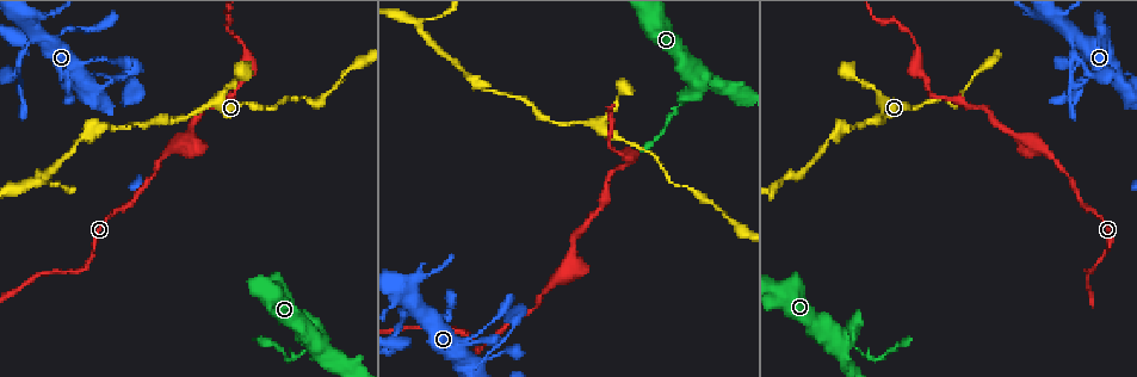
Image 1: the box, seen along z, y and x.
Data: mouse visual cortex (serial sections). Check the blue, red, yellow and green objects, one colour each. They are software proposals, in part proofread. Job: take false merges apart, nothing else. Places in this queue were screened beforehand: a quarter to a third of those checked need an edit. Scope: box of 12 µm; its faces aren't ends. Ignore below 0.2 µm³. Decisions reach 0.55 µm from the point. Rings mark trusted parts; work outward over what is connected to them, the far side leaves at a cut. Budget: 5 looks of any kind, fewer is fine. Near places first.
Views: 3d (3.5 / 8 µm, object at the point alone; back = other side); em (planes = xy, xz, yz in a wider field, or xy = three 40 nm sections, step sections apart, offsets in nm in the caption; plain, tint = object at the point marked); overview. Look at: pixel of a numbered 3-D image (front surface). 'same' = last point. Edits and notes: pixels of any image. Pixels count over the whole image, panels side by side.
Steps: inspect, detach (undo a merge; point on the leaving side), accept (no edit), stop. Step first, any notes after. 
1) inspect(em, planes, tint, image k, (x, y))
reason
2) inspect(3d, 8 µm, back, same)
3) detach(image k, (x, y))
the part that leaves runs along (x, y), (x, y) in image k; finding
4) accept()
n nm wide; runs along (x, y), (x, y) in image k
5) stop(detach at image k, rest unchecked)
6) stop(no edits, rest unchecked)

inspect(3d, 3.5 µm, image 1, (403, 321))
calibre changes

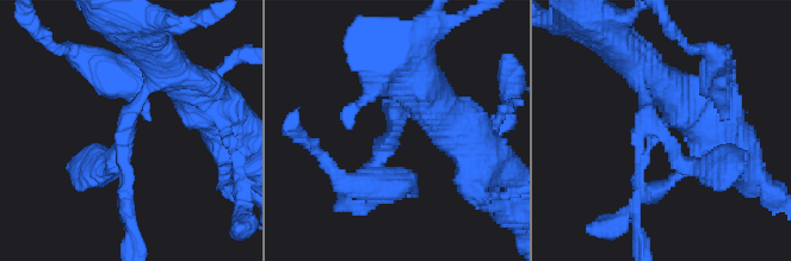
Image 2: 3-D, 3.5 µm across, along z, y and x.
inspect(em, xy, step 5, tint, image 2, (392, 133))
shape alone is not enough

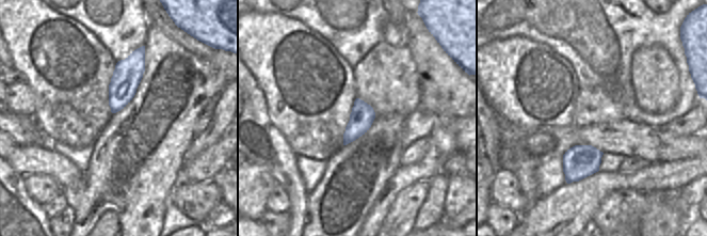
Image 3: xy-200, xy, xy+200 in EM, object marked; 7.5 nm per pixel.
accept()
continuous, no second cell

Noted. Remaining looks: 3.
inspect(3d, 3.5 µm, image 1, (180, 116))
narrows sharply

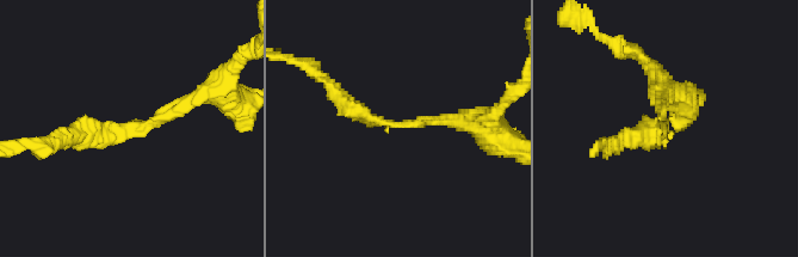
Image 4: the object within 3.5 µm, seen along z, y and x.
inspect(em, xy, step 5, tint, image 4, (132, 128))
arms of 200, 250 nm

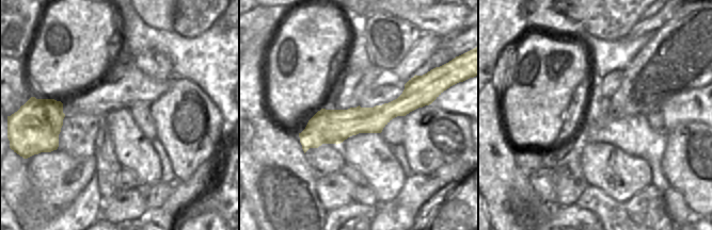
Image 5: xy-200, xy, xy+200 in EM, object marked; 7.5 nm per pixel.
accept()
260 nm wide; runs along (427, 99), (327, 126), (304, 146) in image 5; all the same cell

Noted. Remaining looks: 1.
stop(no edits, rest unchecked)

